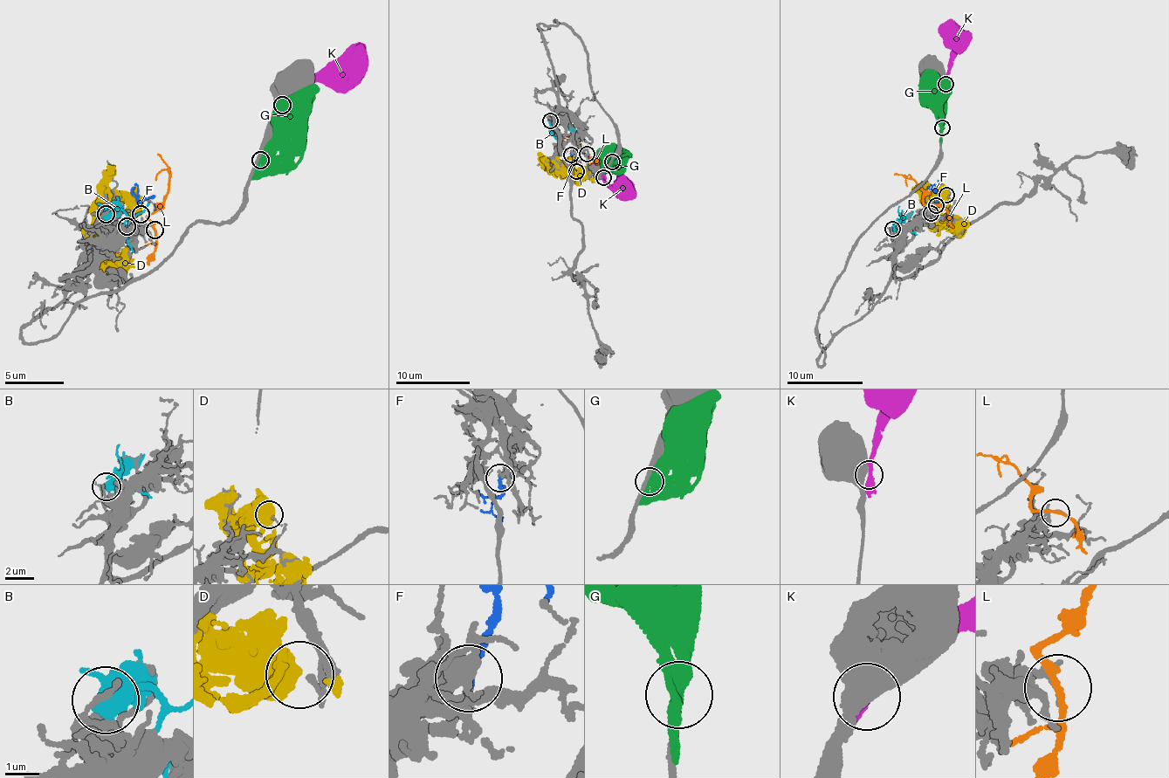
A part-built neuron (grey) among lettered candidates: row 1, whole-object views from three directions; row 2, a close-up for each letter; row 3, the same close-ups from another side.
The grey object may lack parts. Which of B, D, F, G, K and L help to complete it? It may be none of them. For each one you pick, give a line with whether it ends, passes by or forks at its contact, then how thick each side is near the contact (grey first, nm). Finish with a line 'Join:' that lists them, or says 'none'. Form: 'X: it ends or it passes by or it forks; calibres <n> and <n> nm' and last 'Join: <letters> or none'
F: it ends; calibres 360 and 240 nm
Join: F

